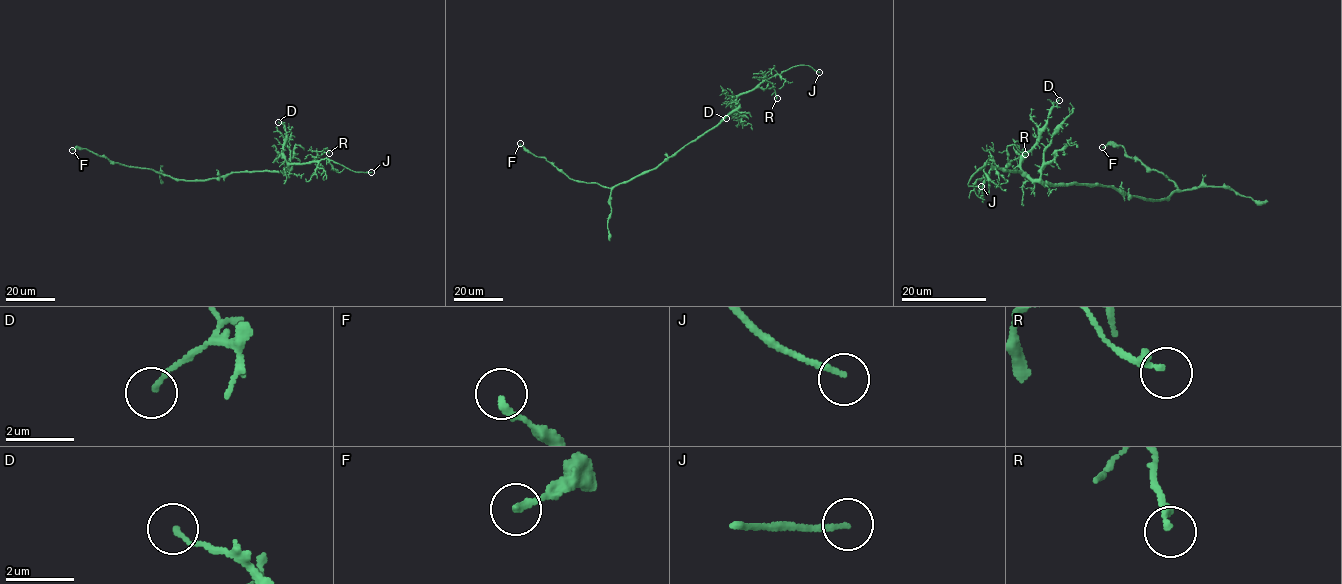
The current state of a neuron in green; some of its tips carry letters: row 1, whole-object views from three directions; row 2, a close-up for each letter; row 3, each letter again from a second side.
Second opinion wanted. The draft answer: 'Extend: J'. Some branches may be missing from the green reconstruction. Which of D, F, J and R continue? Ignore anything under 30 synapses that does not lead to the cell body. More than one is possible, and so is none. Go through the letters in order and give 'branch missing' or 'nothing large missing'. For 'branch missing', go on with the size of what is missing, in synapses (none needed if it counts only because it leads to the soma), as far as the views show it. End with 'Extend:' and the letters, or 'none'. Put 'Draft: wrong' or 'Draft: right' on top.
Draft: right
D: nothing large missing
F: nothing large missing
J: branch missing
R: nothing large missing
Extend: J

